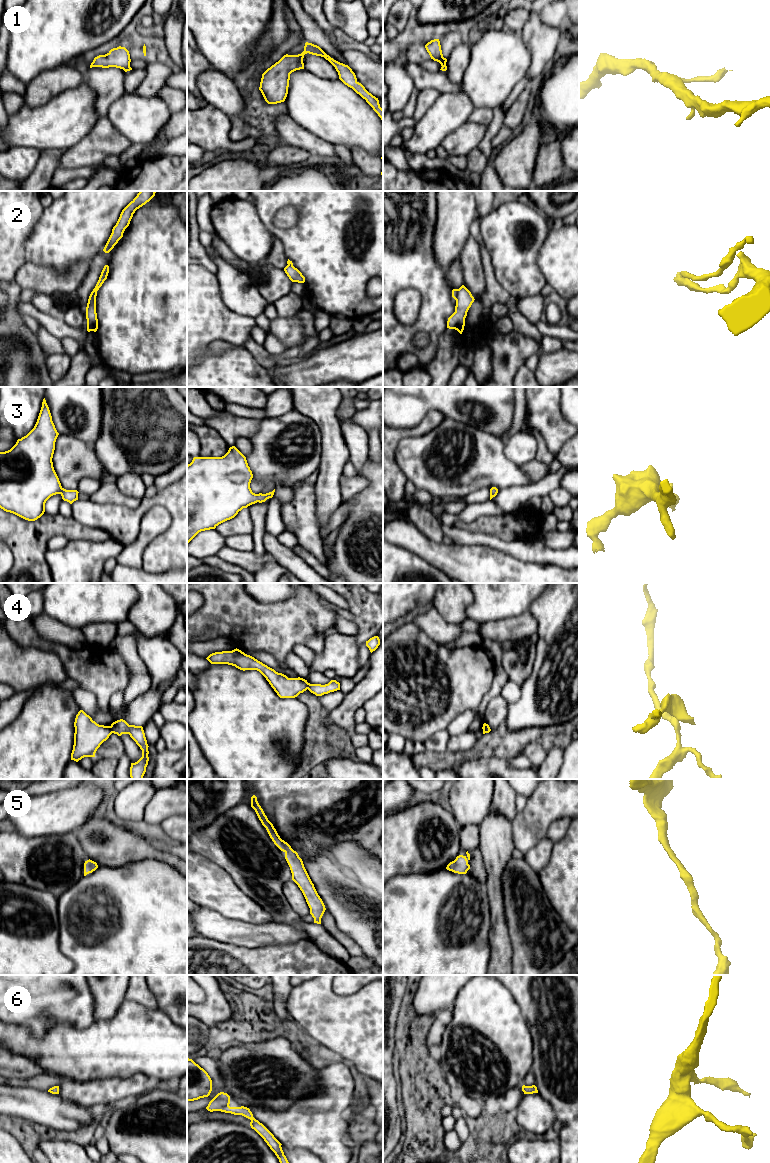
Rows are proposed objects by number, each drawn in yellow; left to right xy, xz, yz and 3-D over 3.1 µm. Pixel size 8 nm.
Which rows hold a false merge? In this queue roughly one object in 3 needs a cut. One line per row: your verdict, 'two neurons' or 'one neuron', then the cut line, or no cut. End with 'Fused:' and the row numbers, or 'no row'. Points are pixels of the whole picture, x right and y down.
1: two neurons; cut xz (325, 53), (322, 56)
2: two neurons; cut xy (93, 290), (96, 292)
3: one neuron; cut none
4: two neurons; cut xy (110, 726), (113, 732)
5: one neuron; cut none
6: one neuron; cut none
Fused: 1, 2, 4

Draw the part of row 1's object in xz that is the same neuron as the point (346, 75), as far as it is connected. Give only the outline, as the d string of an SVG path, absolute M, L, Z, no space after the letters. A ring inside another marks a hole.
M326 53L323 57L328 60L336 69L339 75L339 79L348 87L352 88L357 94L359 94L366 102L373 108L383 122L383 109L380 107L379 100L371 93L369 93L365 87L357 81L355 73L352 69L343 63L340 63L331 58Z

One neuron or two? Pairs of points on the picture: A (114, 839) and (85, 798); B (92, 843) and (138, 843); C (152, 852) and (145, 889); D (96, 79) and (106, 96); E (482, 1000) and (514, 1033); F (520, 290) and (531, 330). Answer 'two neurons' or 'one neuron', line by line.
A: two neurons
B: one neuron
C: two neurons
D: one neuron
E: one neuron
F: two neurons

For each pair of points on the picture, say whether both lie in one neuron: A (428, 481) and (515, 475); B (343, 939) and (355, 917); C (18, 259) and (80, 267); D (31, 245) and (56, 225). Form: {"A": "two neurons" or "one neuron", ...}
{"A": "one neuron", "B": "two neurons", "C": "two neurons", "D": "one neuron"}

